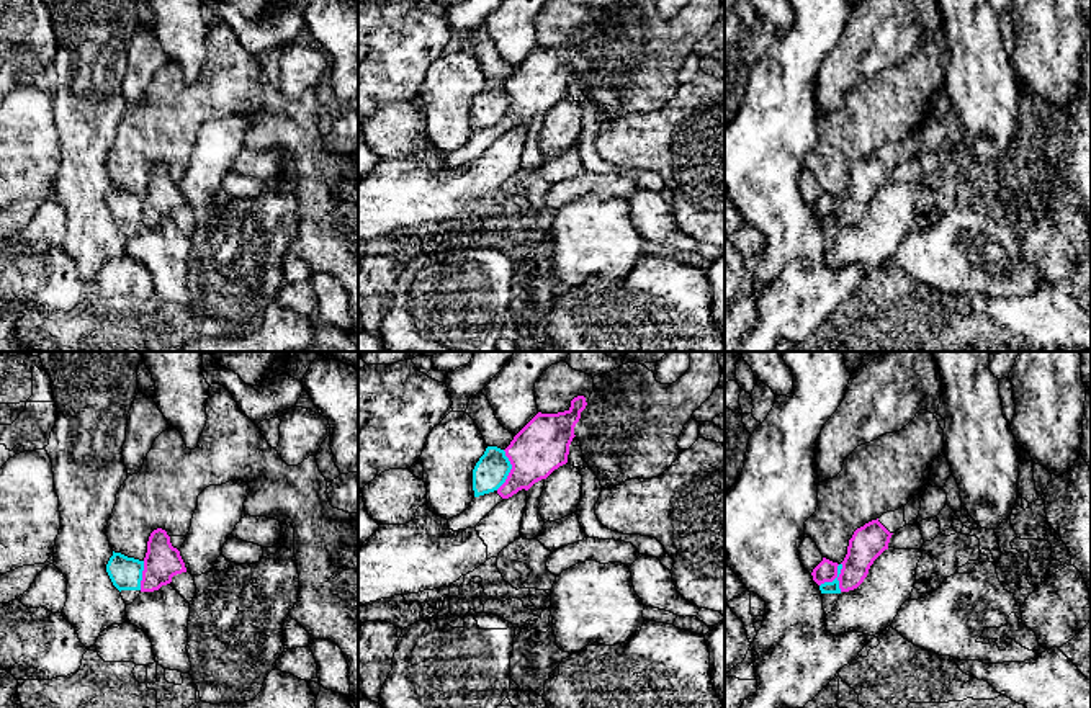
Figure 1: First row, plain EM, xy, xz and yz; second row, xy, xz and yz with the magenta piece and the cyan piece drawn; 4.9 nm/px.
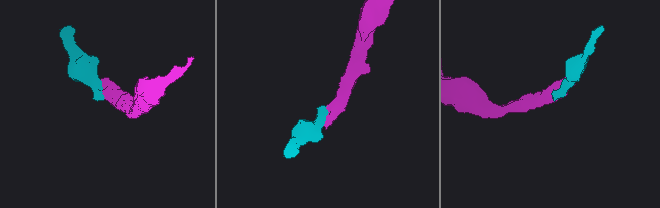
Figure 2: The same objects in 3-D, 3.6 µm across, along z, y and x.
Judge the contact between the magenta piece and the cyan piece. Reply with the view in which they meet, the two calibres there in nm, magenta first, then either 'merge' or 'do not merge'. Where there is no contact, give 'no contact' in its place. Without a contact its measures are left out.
contact in yz; calibres 170 and 60 nm; do not merge

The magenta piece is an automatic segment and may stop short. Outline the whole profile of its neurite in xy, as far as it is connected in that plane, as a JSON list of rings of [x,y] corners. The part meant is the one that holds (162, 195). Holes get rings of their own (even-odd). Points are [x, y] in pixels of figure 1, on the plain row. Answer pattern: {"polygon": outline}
{"polygon": [[[157,162],[147,175],[141,226],[154,226],[172,216],[177,208],[186,206],[180,185],[172,180],[165,164]]]}

